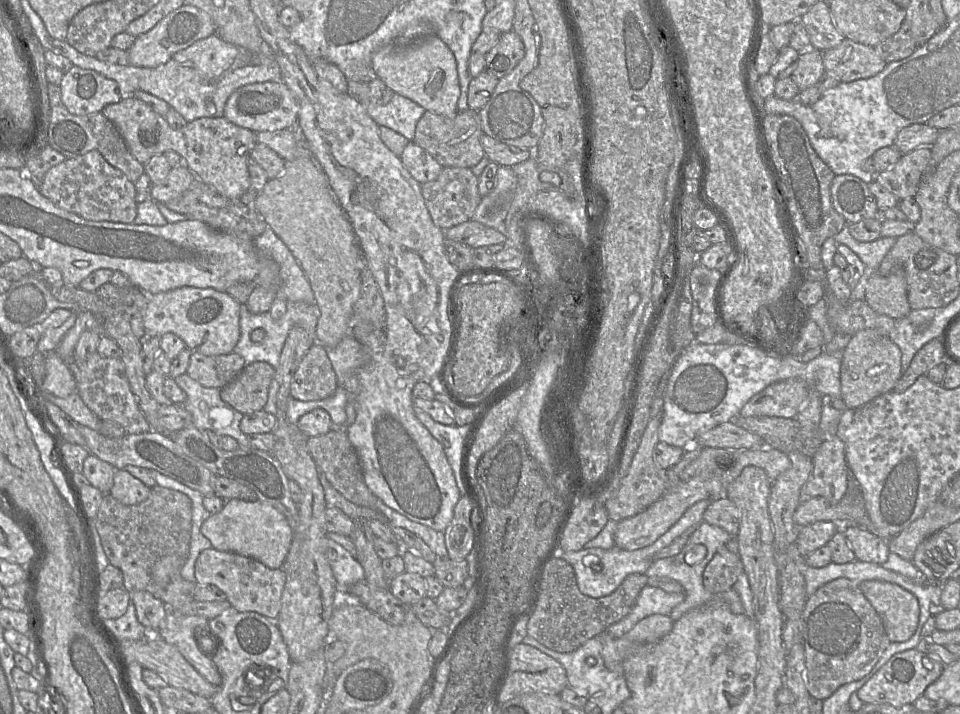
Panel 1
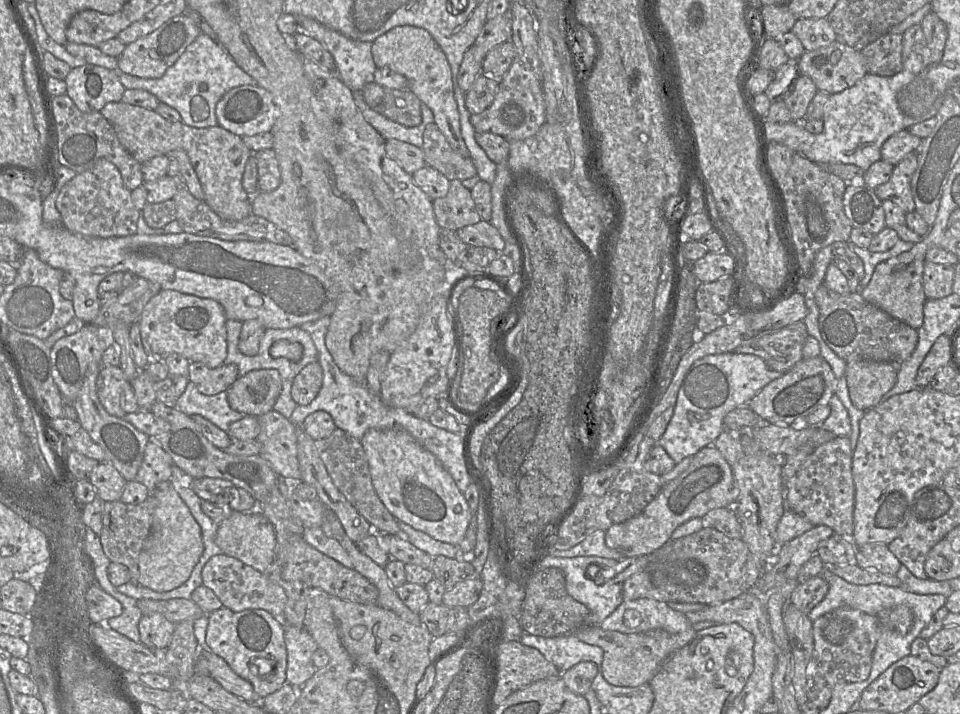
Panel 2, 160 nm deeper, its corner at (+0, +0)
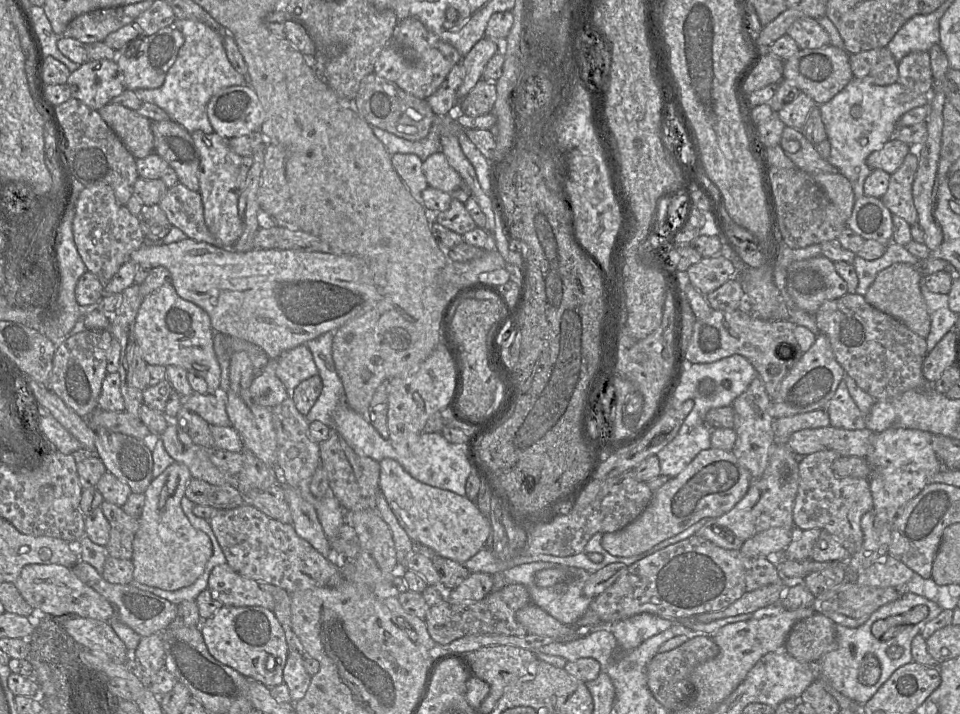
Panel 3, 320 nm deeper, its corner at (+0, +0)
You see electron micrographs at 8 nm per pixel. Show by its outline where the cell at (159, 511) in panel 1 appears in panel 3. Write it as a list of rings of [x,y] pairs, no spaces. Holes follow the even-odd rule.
[[[105,500],[101,504],[101,509],[110,524],[110,538],[106,545],[108,556],[131,560],[139,519],[129,516],[122,507]]]

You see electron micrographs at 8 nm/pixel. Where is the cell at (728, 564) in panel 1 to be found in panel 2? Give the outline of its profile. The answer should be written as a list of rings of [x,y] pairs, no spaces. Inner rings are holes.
[[[713,528],[700,531],[665,545],[648,556],[648,564],[623,583],[623,600],[650,598],[660,602],[716,605],[753,590],[763,573],[762,562],[742,539],[731,539]]]

